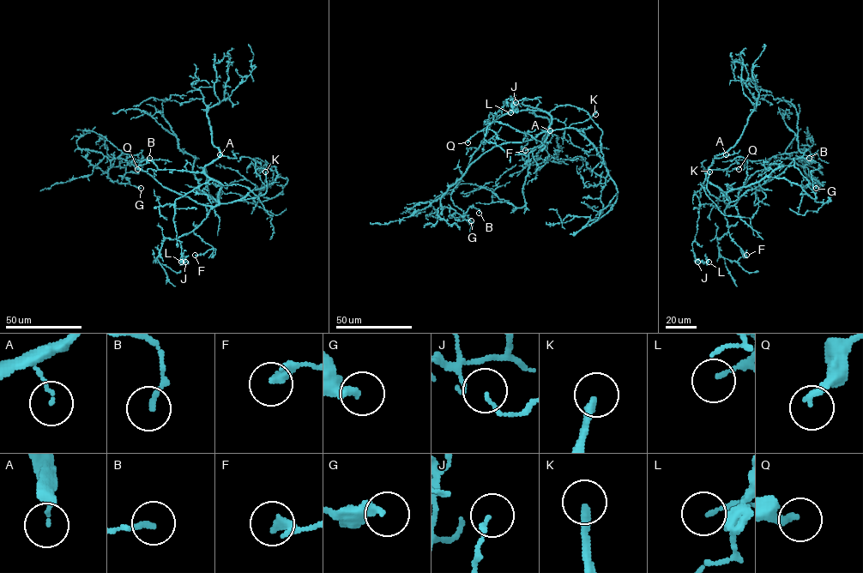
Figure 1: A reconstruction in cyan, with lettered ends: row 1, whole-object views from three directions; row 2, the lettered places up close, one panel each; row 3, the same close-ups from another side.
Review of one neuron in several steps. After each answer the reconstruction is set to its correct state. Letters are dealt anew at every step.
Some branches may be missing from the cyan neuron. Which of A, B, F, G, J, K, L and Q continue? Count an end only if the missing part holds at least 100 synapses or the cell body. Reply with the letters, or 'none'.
K

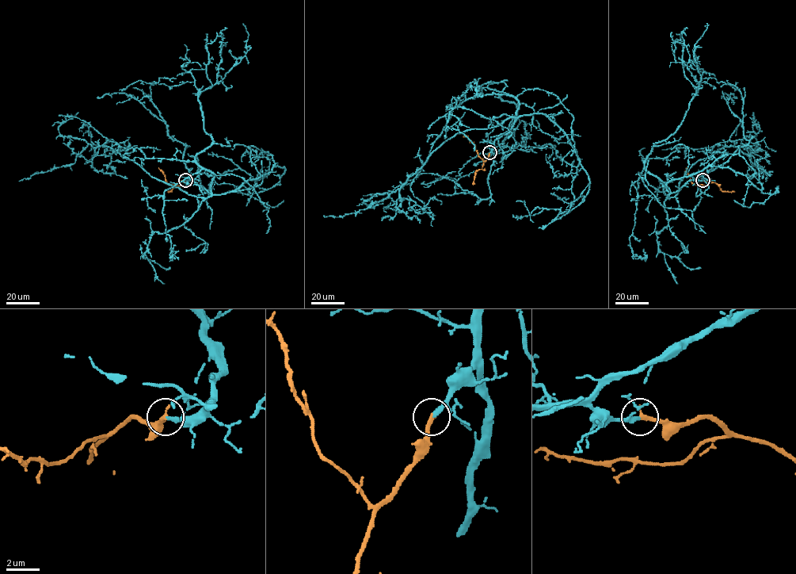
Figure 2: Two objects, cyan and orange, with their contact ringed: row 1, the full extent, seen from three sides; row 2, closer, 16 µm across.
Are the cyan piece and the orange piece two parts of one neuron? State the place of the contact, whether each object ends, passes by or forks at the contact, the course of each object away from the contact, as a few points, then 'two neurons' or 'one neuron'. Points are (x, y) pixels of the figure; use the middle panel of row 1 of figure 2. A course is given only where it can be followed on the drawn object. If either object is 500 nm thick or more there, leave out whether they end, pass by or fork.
place (489, 152); cyan ends; orange ends; course cyan (489, 152), (493, 141), (510, 129), (513, 117), (455, 133), (382, 200), (343, 216), (323, 216); course orange (489, 152), (484, 161), (478, 155), (475, 145), (467, 136), (462, 136); one neuron

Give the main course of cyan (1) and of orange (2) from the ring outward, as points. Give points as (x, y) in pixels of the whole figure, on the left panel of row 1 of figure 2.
1: (185, 180), (193, 180), (211, 195), (188, 194), (151, 177), (109, 147), (89, 144), (74, 163), (19, 181)
2: (185, 180), (171, 185), (165, 181), (165, 175), (158, 167)

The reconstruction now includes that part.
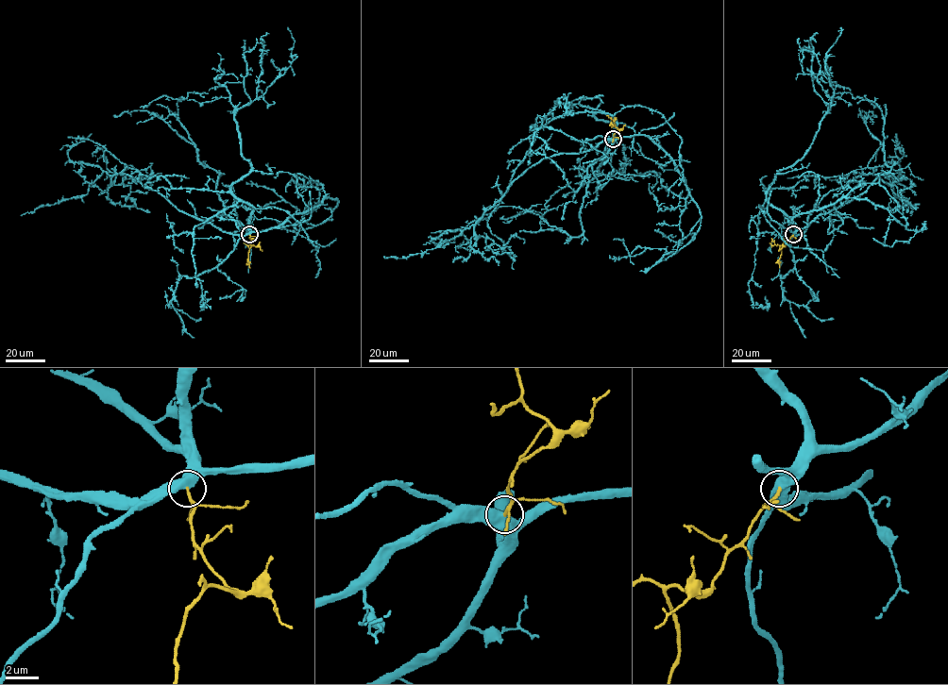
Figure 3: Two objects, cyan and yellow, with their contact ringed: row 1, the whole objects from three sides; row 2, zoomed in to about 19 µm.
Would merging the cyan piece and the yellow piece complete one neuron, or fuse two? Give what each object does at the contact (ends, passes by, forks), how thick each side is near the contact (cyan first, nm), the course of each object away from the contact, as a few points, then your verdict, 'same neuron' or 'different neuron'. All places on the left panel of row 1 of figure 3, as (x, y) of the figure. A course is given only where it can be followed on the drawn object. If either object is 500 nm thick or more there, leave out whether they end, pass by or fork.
550 nm thick on the cyan side, 110 nm on the other; cyan runs (249, 234), (253, 208), (232, 194), (172, 188), (162, 176), (148, 177), (125, 167), (149, 166), (151, 179); yellow runs (249, 234), (255, 246), (249, 248), (250, 267); same neuron

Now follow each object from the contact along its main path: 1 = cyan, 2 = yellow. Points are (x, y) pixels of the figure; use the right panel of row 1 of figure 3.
1: (793, 234), (796, 225), (767, 200), (769, 189), (886, 165), (907, 166), (923, 179)
2: (793, 234), (784, 246), (780, 246), (779, 267)

